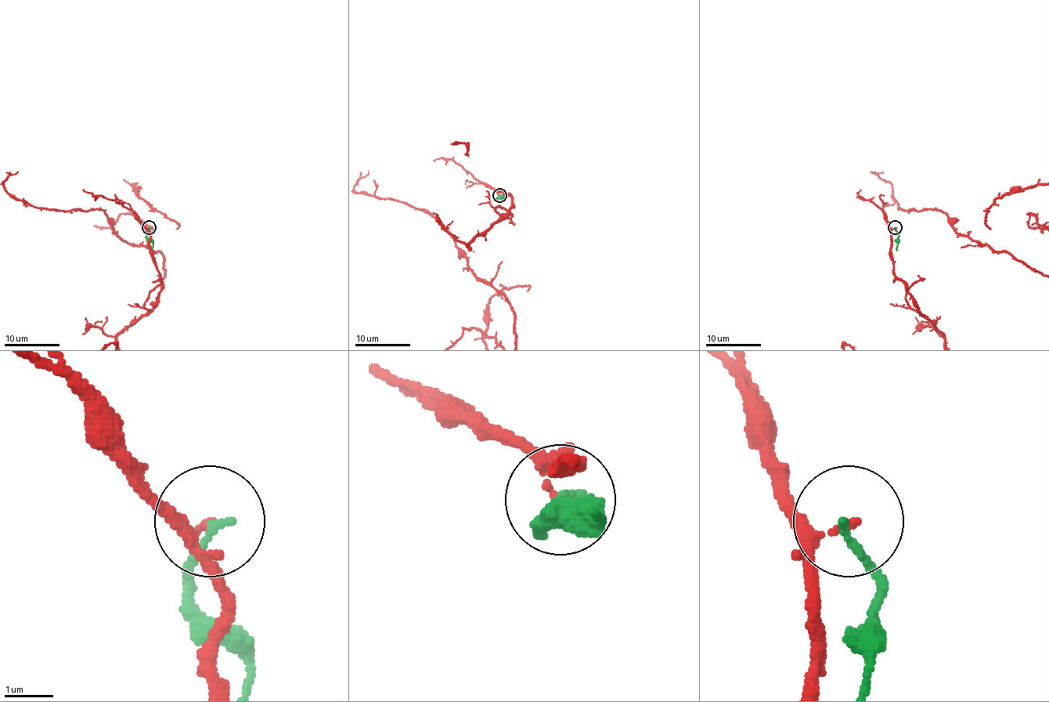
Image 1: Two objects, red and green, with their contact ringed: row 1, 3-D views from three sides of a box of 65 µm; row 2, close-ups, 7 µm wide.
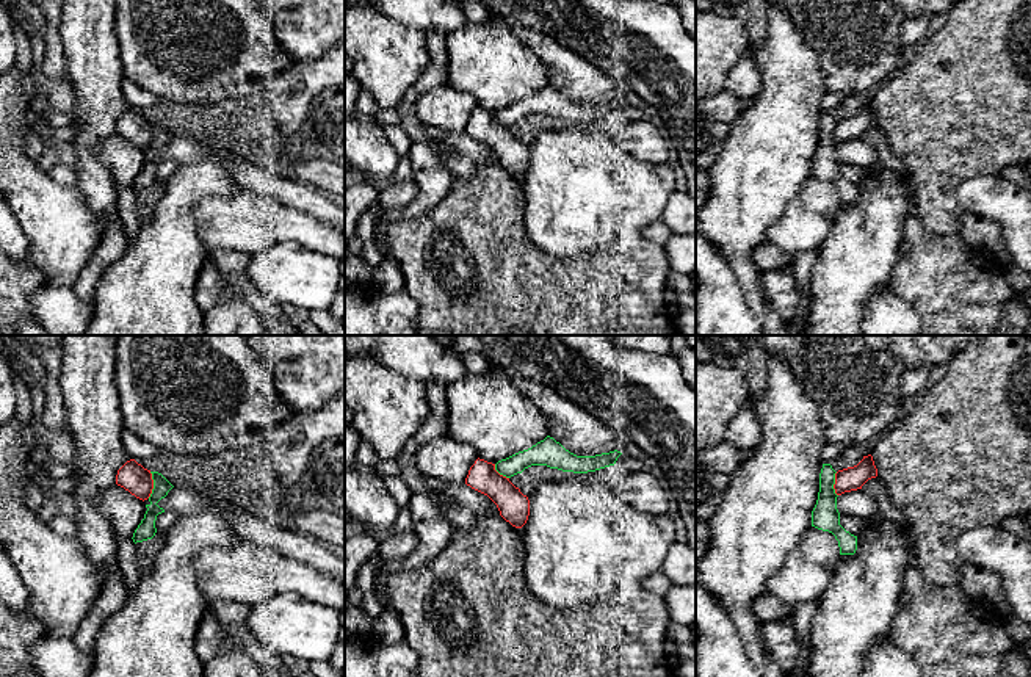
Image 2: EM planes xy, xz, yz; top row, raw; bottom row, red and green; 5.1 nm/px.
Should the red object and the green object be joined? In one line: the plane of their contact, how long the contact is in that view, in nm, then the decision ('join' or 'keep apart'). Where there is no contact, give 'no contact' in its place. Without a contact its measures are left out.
xy | 140 nm | keep apart

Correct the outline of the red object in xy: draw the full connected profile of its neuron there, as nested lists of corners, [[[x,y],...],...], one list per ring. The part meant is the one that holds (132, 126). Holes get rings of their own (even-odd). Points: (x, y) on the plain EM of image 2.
[[[135,108],[127,110],[116,124],[116,133],[128,139],[139,149],[147,149],[154,138],[150,119],[144,118]]]

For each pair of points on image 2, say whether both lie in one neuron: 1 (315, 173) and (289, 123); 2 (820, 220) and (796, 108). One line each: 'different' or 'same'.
1: different
2: different

